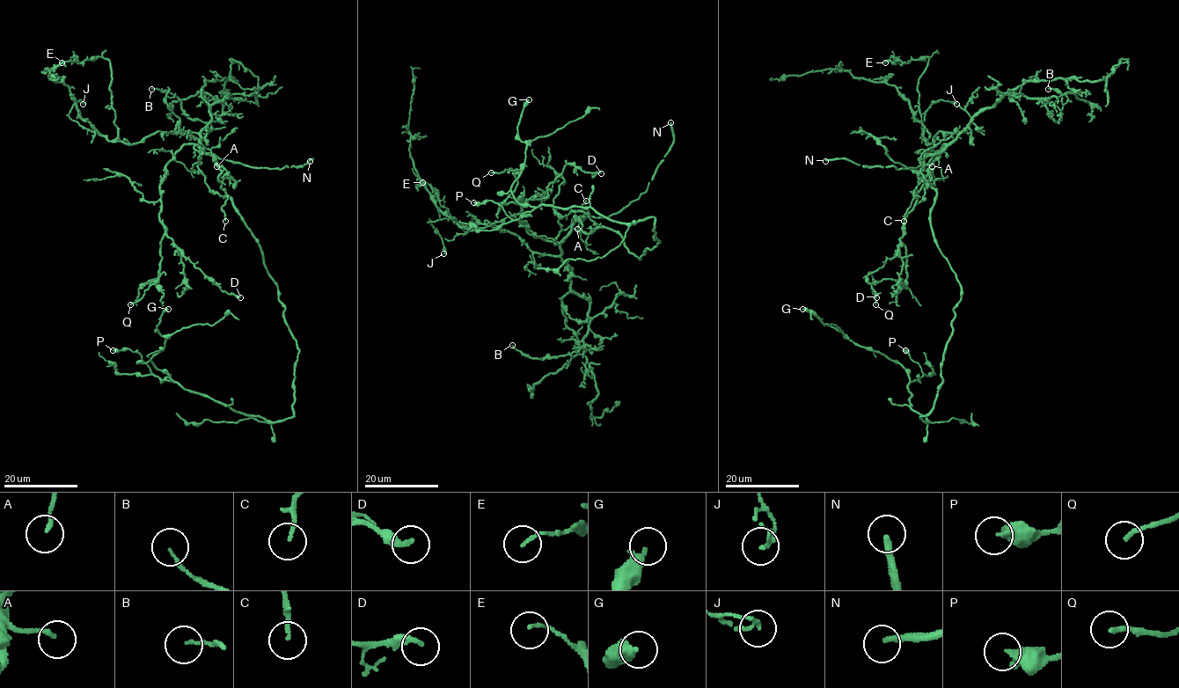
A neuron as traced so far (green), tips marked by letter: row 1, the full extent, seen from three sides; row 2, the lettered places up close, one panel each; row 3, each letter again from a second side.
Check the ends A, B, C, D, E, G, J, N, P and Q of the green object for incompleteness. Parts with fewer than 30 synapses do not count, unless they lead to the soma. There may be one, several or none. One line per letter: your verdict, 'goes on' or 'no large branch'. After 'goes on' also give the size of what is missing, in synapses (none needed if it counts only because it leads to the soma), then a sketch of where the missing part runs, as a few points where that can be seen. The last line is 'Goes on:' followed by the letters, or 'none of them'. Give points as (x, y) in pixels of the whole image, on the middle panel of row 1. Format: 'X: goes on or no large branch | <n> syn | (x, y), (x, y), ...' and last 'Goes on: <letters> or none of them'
A: no large branch
B: no large branch
C: no large branch
D: no large branch
E: no large branch
G: no large branch
J: no large branch
N: goes on | (670, 122), (663, 94), (662, 64), (672, 54), (676, 41), (655, 20), (655, 7)
P: no large branch
Q: no large branch
Goes on: N

